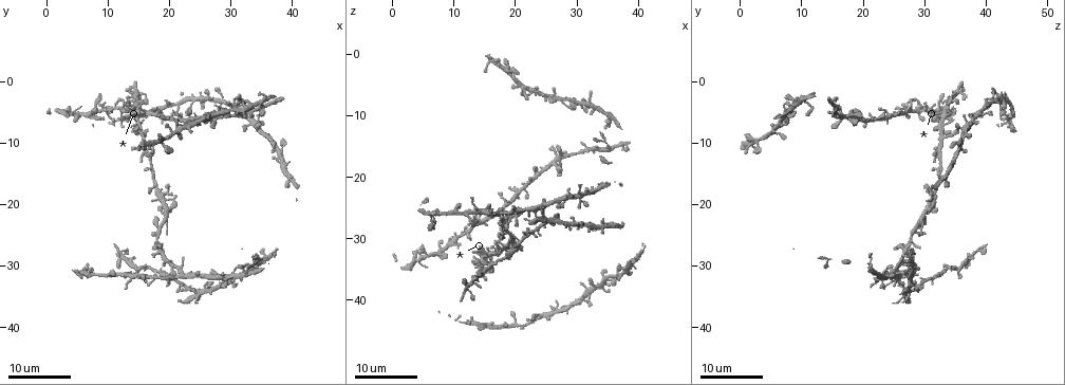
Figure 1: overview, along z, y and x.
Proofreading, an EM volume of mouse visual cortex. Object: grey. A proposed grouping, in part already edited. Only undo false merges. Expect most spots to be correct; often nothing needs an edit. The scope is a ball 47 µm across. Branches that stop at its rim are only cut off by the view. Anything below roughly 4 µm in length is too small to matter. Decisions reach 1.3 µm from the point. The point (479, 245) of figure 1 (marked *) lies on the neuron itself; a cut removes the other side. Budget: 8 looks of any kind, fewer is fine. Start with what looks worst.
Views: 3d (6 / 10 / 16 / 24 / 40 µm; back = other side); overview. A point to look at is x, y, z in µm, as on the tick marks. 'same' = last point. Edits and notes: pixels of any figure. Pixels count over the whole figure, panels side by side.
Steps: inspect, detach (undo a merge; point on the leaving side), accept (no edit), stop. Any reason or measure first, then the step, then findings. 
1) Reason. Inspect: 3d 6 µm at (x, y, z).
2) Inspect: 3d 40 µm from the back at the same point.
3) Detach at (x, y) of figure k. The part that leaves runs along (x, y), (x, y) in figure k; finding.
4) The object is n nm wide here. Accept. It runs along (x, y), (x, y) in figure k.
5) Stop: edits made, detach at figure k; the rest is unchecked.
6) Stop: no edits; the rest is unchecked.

Inspect: 3d 16 µm at (11.5, 4.0, 29.0).

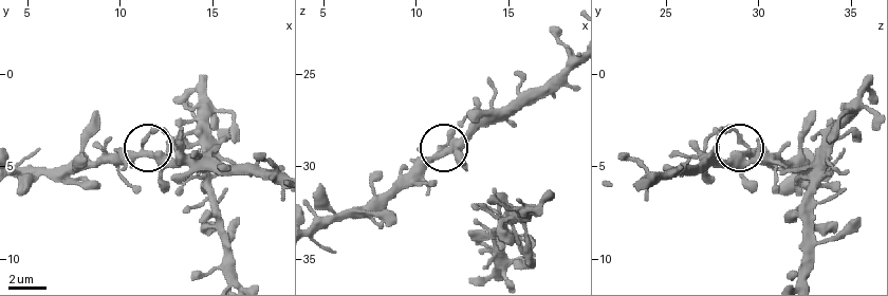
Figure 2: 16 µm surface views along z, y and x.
Zoom in. Inspect: 3d 10 µm at (11.4, 4.1, 29.3).

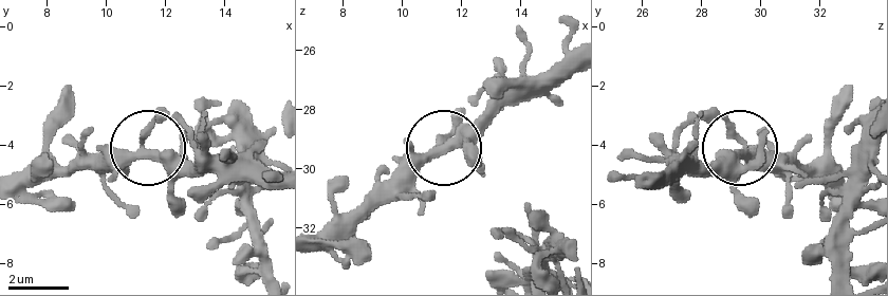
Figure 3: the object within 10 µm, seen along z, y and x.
Inspect: 3d 6 µm at (11.3, 4.1, 29.5).

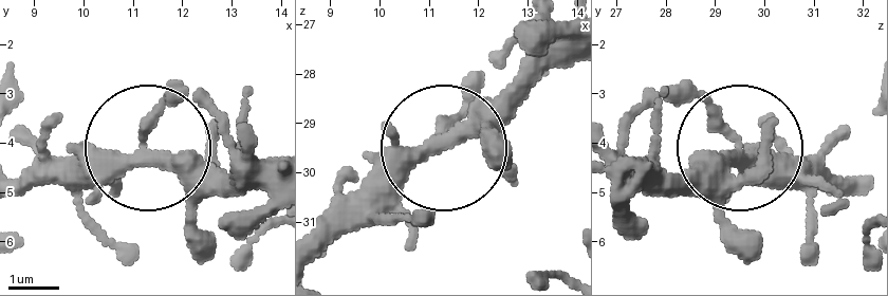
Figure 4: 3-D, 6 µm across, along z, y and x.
The object is 280 nm wide here. Accept. All the same neuron.

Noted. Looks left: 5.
Four-way junction. Inspect: 3d 24 µm at (14.5, 1.5, 35.5).

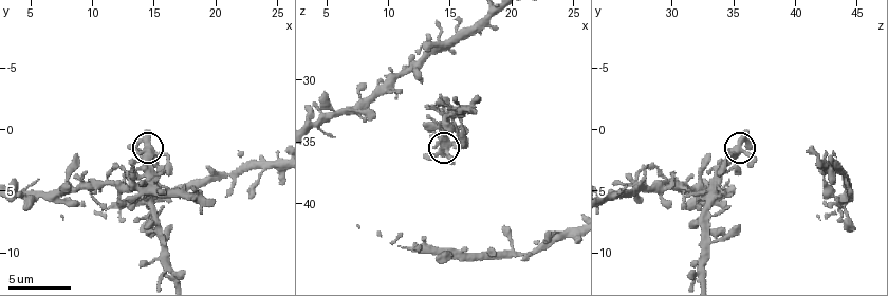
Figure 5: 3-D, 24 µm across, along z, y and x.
Zoom in. Inspect: 3d 6 µm at (14.8, 1.8, 35.6).

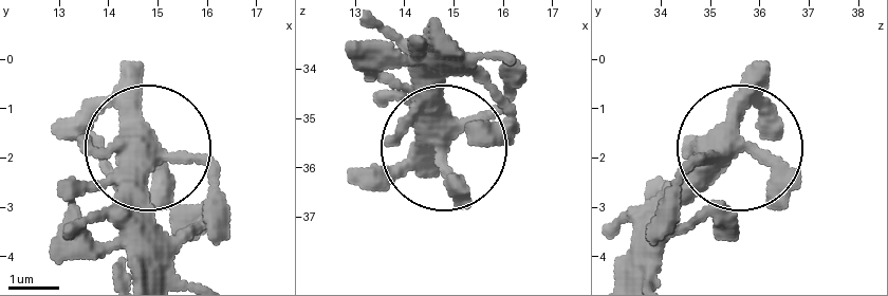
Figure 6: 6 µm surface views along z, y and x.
Inspect: 3d 6 µm from the back at (14.75, 1.75, 35.55).

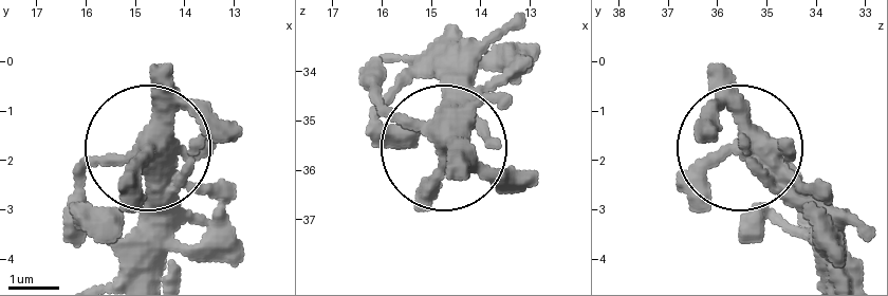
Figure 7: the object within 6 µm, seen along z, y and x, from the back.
The object is 370 nm wide here. Accept. It runs along (451, 25), (451, 147), (535, 181) in figure 7; continuous, no second neuron.

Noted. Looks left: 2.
Four arms meet. Inspect: 3d 24 µm at (20.0, 31.5, 25.5).

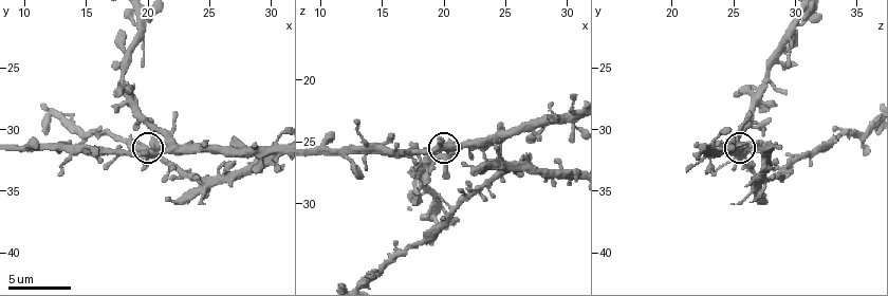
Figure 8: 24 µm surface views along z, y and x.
Zoom in. Inspect: 3d 6 µm at (20.0, 32.0, 25.2).

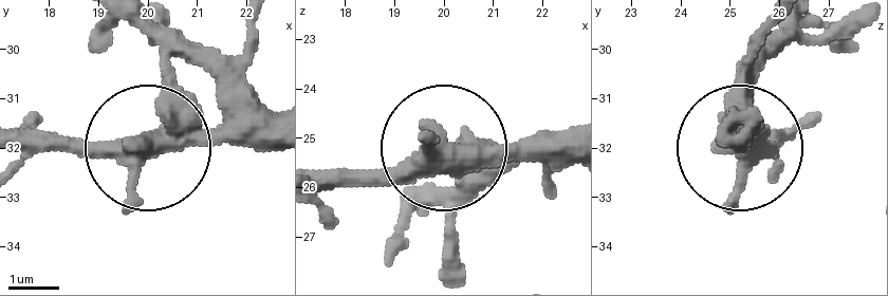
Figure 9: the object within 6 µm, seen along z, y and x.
The object is 430 nm wide here. Accept. It runs along (133, 28), (159, 66), (154, 129), (133, 142), (20, 142) in figure 9; one neuron here.

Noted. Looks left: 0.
Stop: no edits; the rest is unchecked.

